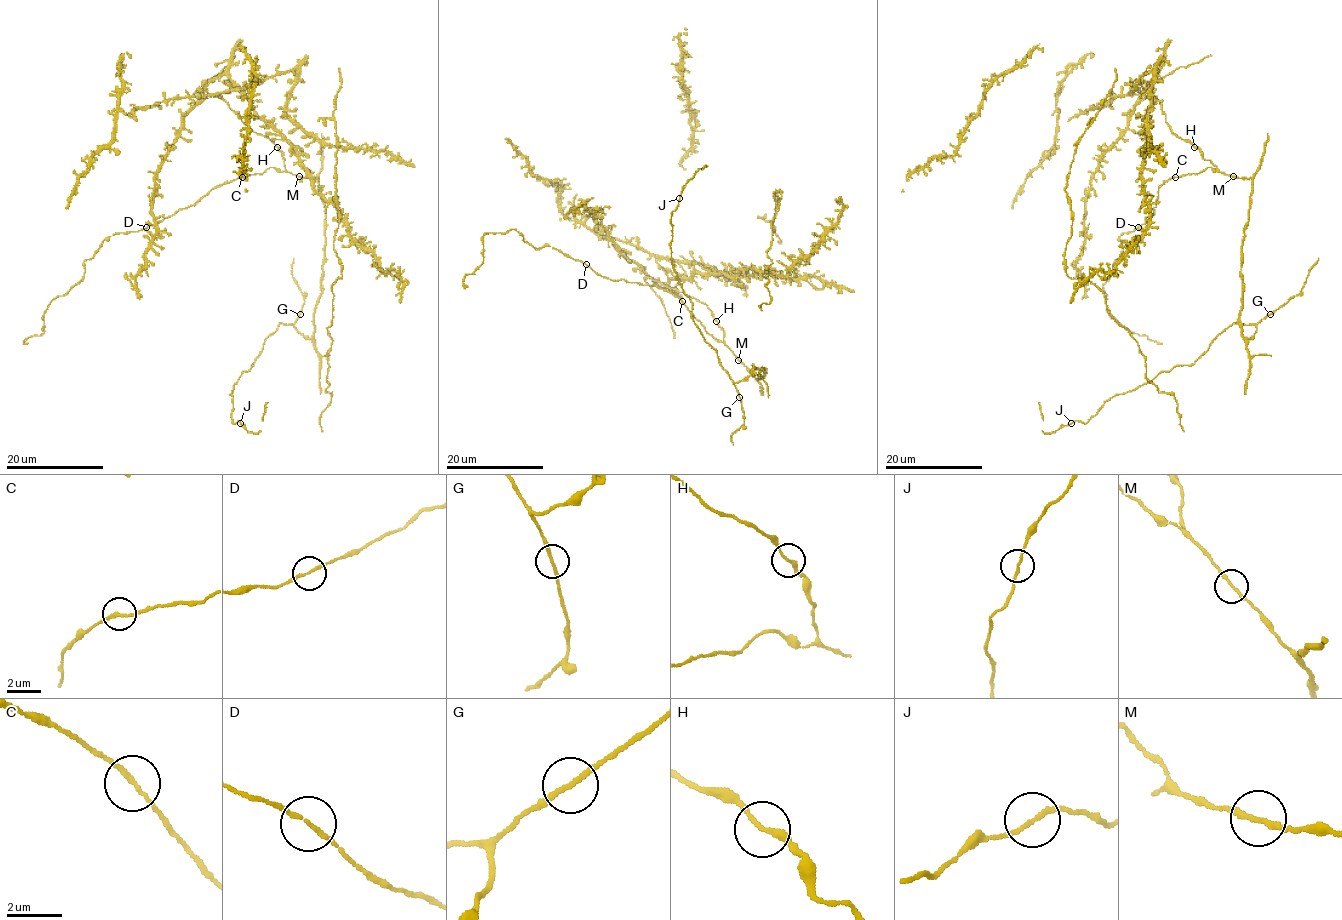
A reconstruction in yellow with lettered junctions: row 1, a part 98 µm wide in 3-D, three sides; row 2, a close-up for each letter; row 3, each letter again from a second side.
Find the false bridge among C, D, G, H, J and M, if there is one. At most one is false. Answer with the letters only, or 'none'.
none

